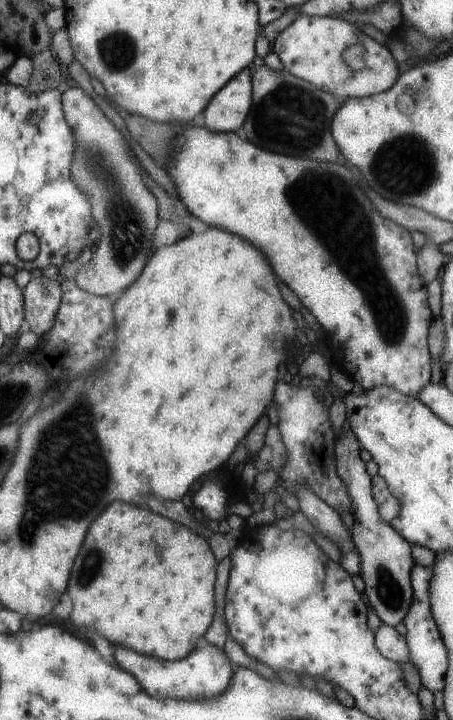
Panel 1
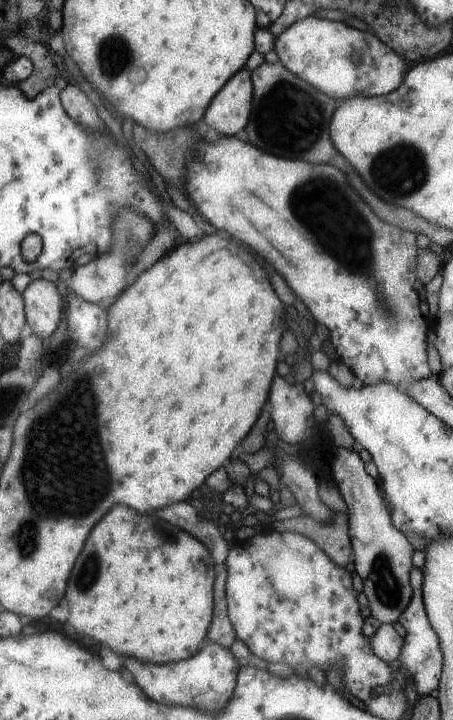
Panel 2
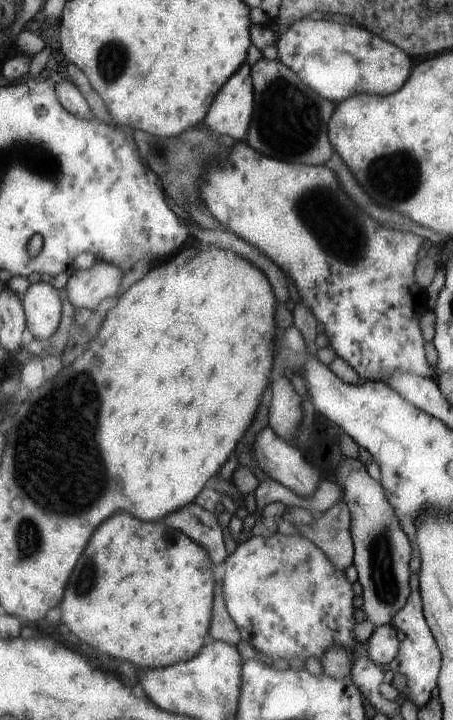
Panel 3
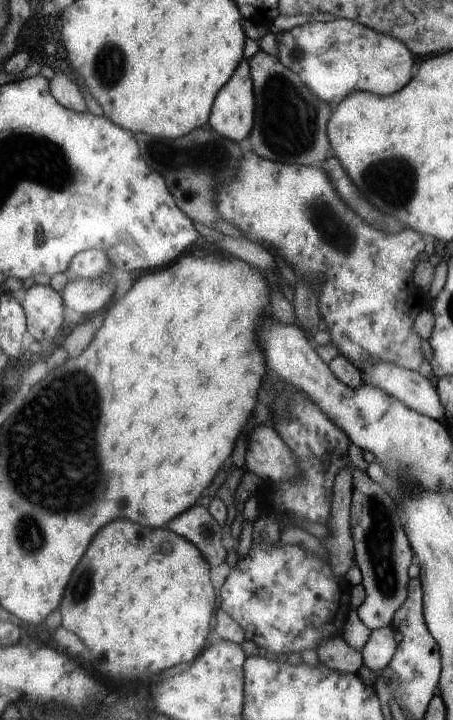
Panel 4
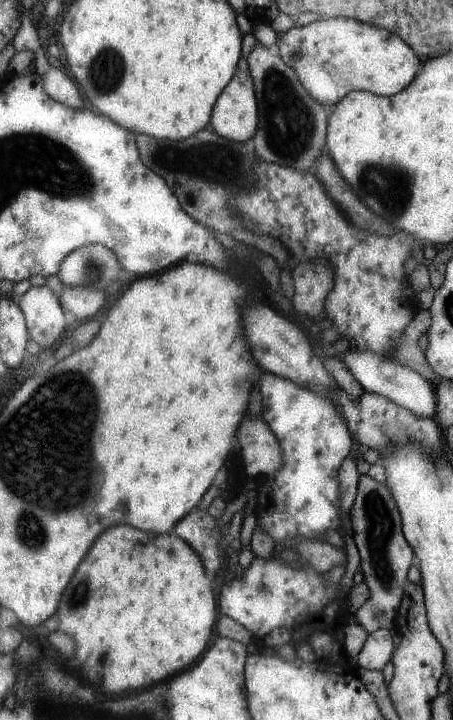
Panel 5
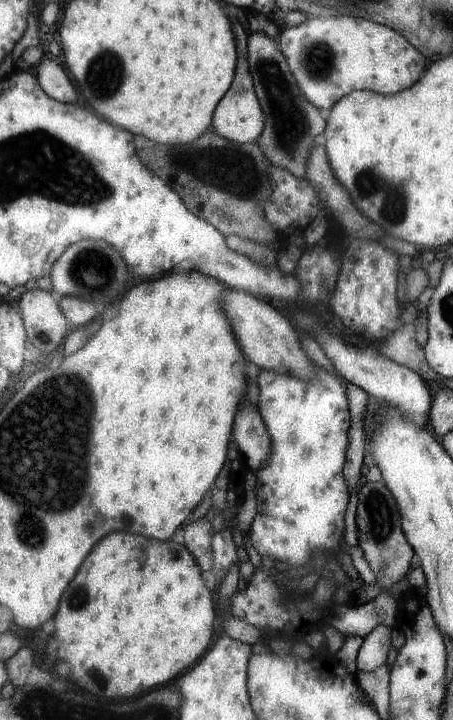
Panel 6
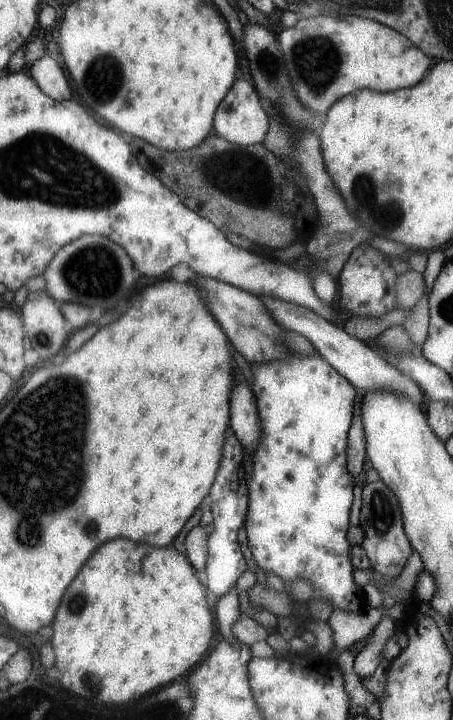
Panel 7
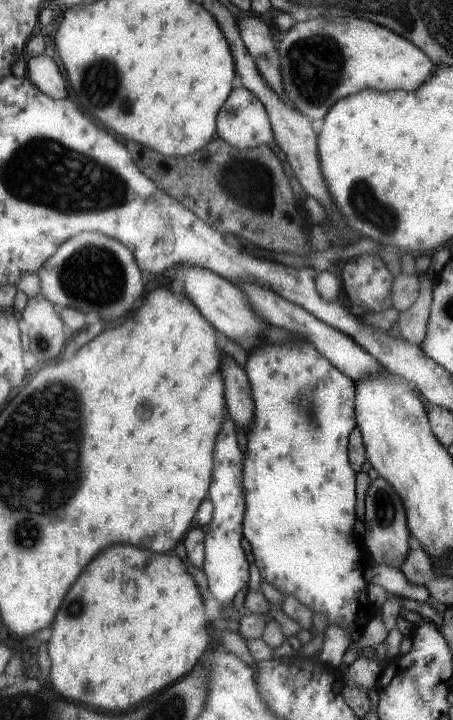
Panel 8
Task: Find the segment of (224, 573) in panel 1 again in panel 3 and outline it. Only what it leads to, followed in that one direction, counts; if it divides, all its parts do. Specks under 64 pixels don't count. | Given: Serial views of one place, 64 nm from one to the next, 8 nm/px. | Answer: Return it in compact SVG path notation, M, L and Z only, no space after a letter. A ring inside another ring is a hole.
M223 582L215 583L214 610L212 610L212 626L210 626L210 640L224 641L237 646L241 636L236 623L231 619L224 600Z

